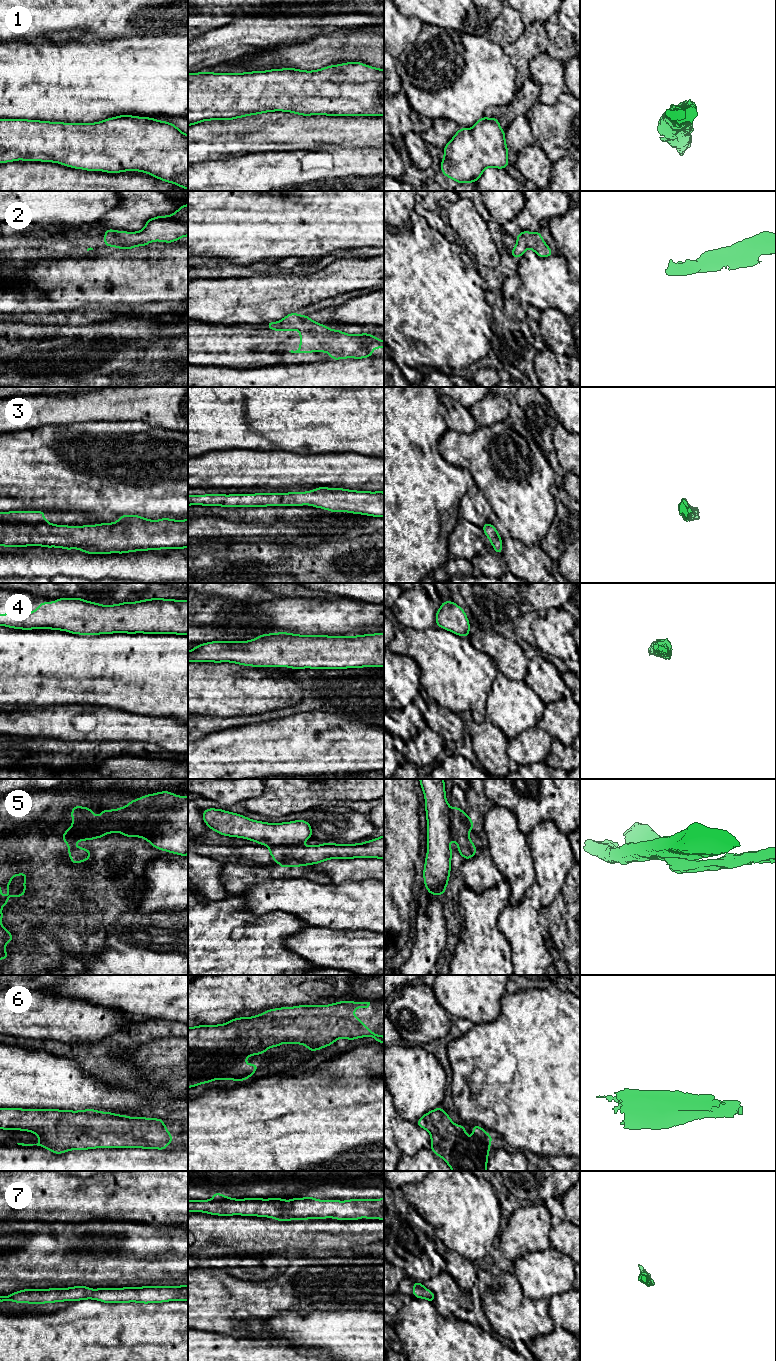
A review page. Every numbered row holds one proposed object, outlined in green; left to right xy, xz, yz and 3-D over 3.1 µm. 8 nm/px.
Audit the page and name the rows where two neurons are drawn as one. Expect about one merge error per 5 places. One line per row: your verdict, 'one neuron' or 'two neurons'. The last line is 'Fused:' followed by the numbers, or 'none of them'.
1: one neuron
2: one neuron
3: one neuron
4: one neuron
5: two neurons
6: one neuron
7: one neuron
Fused: 5

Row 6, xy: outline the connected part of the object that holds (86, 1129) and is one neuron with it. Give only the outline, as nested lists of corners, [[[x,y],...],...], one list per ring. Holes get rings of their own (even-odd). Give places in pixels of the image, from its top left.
[[[0,1108],[0,1129],[30,1131],[39,1136],[37,1144],[17,1143],[22,1146],[41,1146],[55,1154],[62,1154],[70,1150],[86,1150],[93,1148],[144,1148],[144,1149],[167,1149],[168,1144],[174,1141],[174,1136],[169,1135],[168,1128],[163,1119],[117,1115],[112,1112],[100,1112],[95,1109],[80,1111],[57,1110],[57,1109],[20,1109]]]

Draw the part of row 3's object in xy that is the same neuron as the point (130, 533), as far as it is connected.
[[[11,511],[0,512],[0,545],[5,547],[44,546],[58,547],[67,550],[73,548],[88,554],[127,553],[134,551],[182,549],[188,548],[188,519],[174,520],[161,518],[157,521],[145,519],[139,515],[123,515],[115,523],[98,525],[66,526],[53,525],[44,519],[45,511]]]

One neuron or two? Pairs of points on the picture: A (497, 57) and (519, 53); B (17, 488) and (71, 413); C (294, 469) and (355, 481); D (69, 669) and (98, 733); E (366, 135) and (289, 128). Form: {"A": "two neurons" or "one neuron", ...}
{"A": "two neurons", "B": "two neurons", "C": "one neuron", "D": "two neurons", "E": "one neuron"}

